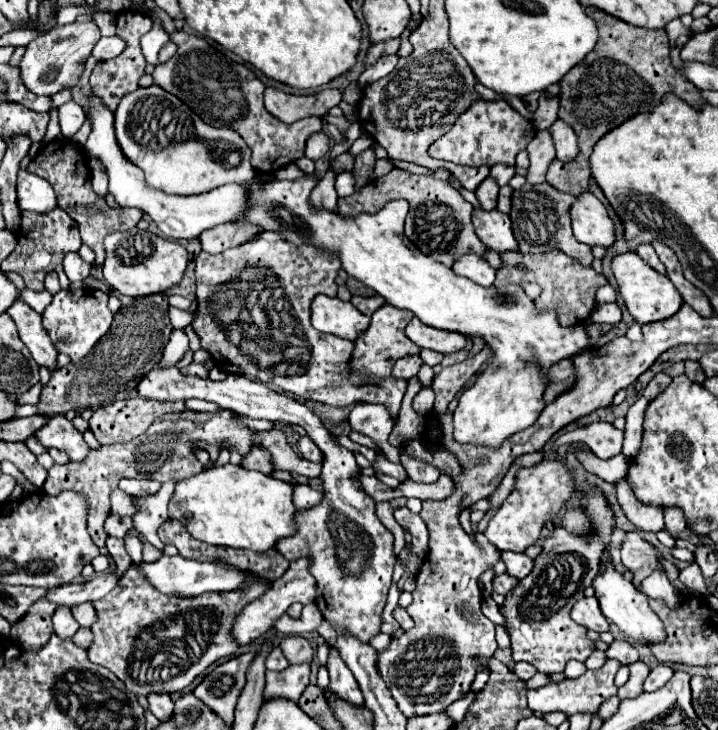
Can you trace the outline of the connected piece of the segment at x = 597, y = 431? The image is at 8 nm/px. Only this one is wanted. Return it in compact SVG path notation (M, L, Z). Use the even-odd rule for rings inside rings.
M594 422L594 424L588 424L584 428L578 428L574 432L560 436L554 442L553 448L557 449L561 445L572 444L572 442L582 442L598 458L606 460L606 458L612 458L622 452L622 440L624 440L622 430L616 430L608 422Z

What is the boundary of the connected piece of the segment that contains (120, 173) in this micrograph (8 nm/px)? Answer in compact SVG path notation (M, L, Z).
M96 96L88 98L90 102L90 122L92 122L92 134L88 142L84 144L84 150L92 156L98 156L102 164L106 166L110 186L108 190L116 198L118 206L130 206L130 208L140 208L144 210L146 216L150 216L158 230L172 240L188 240L188 238L198 238L204 230L210 230L218 224L228 224L228 222L238 222L242 220L250 206L252 206L252 194L248 190L248 184L226 184L216 190L196 194L196 196L174 196L174 194L164 194L162 190L156 190L146 184L144 174L140 168L136 168L132 162L124 160L124 154L120 154L120 146L116 144L114 136L114 114L96 100Z

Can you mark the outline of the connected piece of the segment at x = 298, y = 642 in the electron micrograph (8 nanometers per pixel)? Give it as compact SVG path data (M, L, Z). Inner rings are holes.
M286 636L282 640L280 648L282 648L282 652L290 664L304 664L304 662L310 664L314 660L312 644L302 636Z

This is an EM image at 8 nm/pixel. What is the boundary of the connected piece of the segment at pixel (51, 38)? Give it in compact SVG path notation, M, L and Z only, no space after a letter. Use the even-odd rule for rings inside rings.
M72 22L56 26L50 32L34 38L26 46L26 52L18 64L24 86L36 96L54 96L64 88L74 88L84 72L84 64L92 52L92 46L98 40L100 40L100 30L94 22L88 24Z

